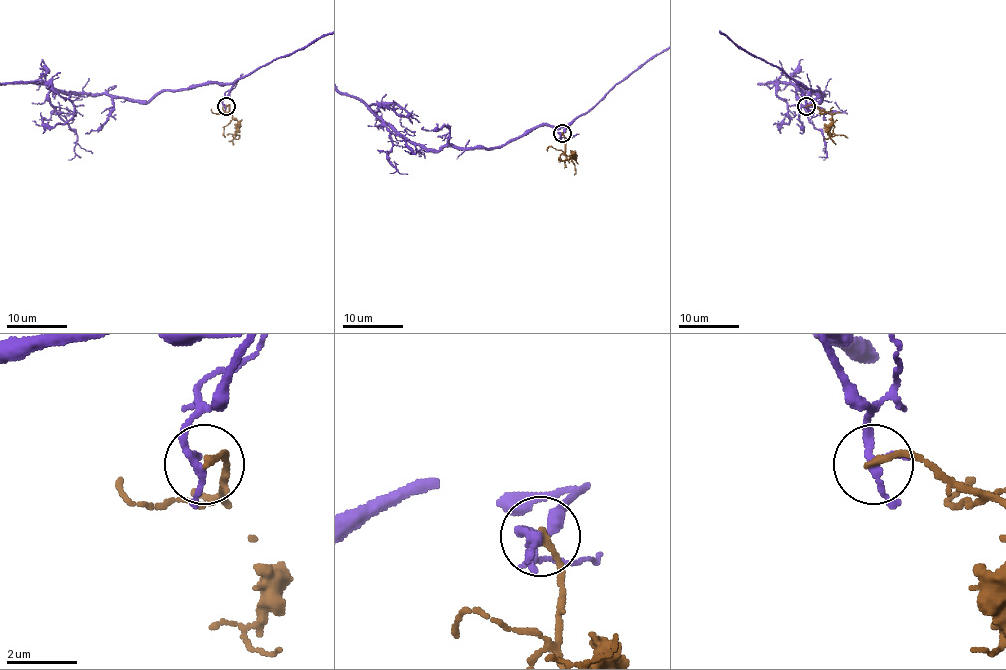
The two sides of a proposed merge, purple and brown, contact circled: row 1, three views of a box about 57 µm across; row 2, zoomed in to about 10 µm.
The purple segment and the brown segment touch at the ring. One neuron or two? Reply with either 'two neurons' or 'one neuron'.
two neurons

